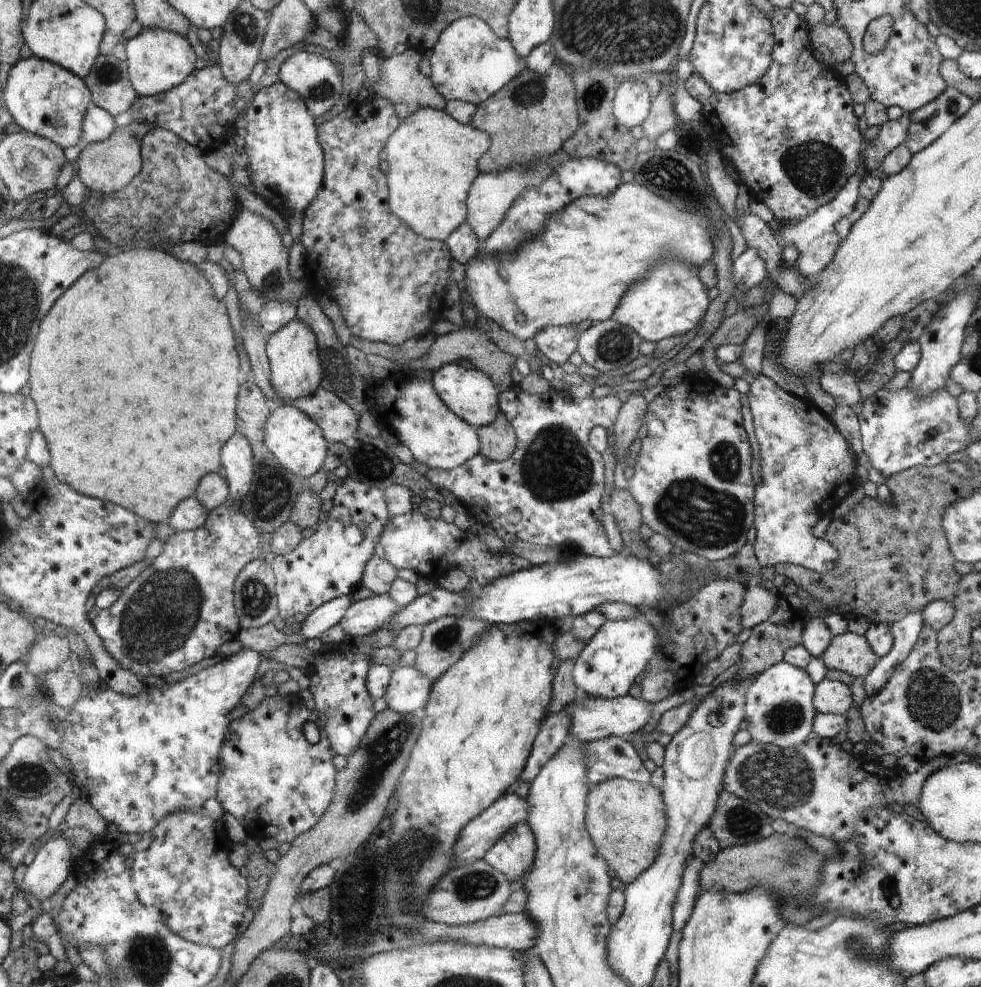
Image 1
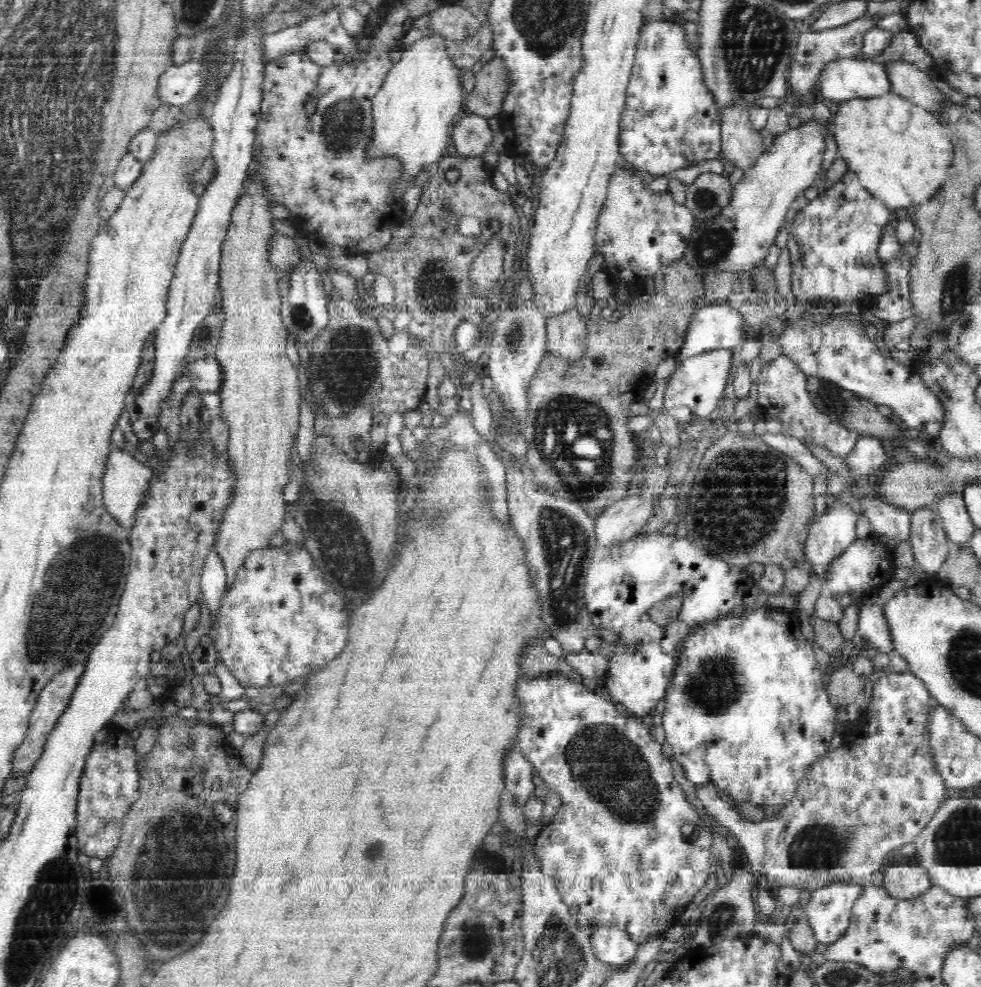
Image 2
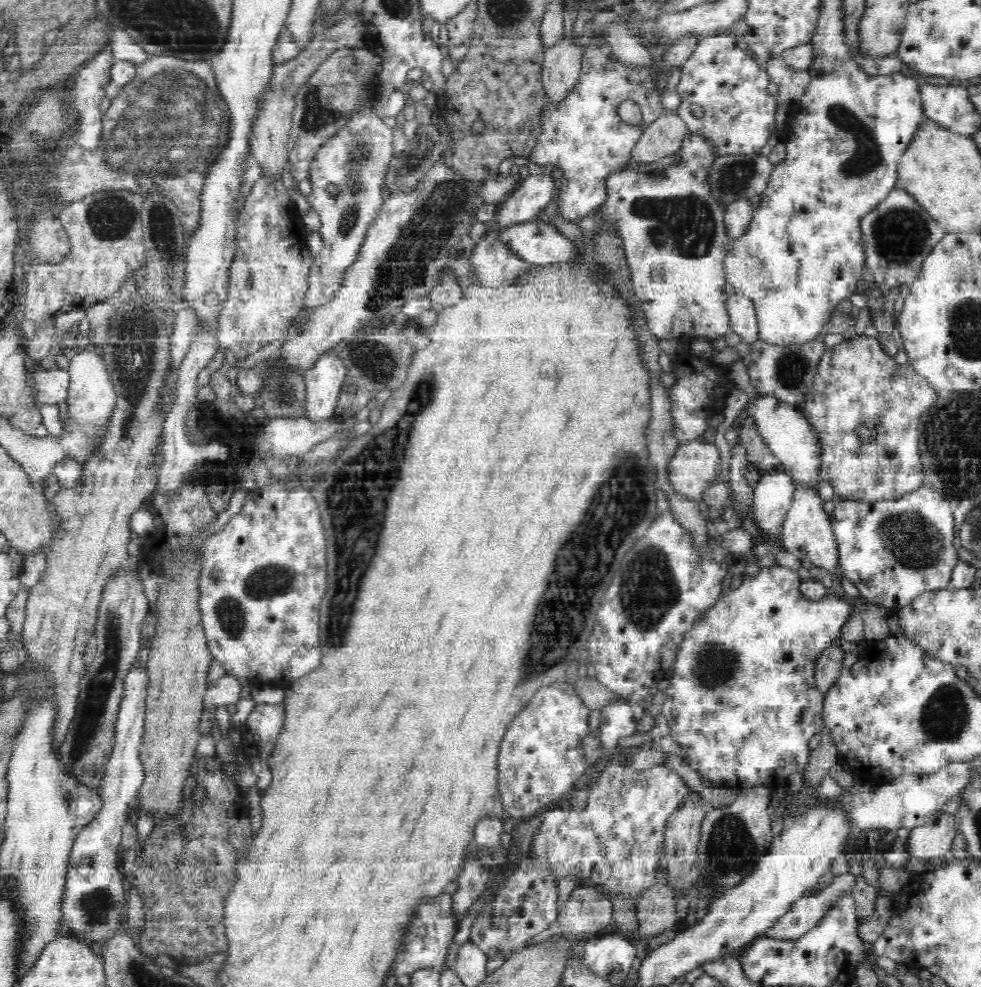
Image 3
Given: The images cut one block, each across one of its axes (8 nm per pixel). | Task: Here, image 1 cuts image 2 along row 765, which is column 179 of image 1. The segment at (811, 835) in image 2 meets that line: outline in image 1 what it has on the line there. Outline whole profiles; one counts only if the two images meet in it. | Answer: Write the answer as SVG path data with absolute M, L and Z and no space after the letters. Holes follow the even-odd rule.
M190 808L190 810L182 810L182 812L176 812L172 816L168 816L168 819L163 820L158 824L158 827L154 831L148 832L144 835L142 840L134 845L136 852L134 853L133 863L133 879L136 892L139 893L140 900L151 910L158 912L158 917L164 923L168 924L170 928L176 934L183 936L186 940L195 942L199 945L204 945L212 948L225 948L228 944L232 944L238 936L240 936L240 928L242 928L242 922L246 918L246 910L248 909L248 877L242 876L240 868L236 868L230 861L230 852L234 849L236 844L228 836L228 830L224 828L223 822L218 822L209 816L209 813L205 808Z

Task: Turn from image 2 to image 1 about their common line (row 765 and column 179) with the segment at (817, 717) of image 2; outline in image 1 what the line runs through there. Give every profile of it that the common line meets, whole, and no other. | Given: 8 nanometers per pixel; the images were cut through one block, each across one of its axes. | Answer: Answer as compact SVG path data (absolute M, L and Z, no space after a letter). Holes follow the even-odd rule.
M243 648L194 676L174 684L147 688L140 696L108 688L95 690L74 704L64 723L66 734L61 754L70 766L72 784L81 789L81 798L88 798L113 828L142 835L154 831L158 824L176 812L203 808L210 798L217 798L222 774L220 754L233 720L230 714L248 694L248 686L258 672L258 662L260 656L256 650Z

